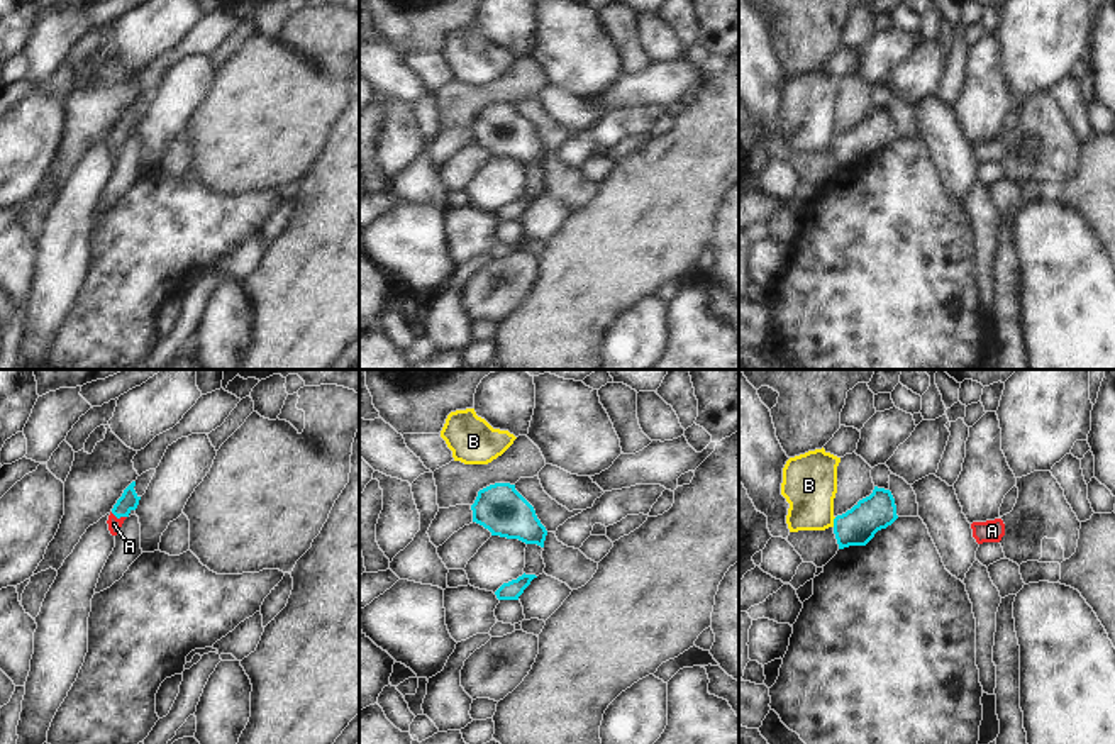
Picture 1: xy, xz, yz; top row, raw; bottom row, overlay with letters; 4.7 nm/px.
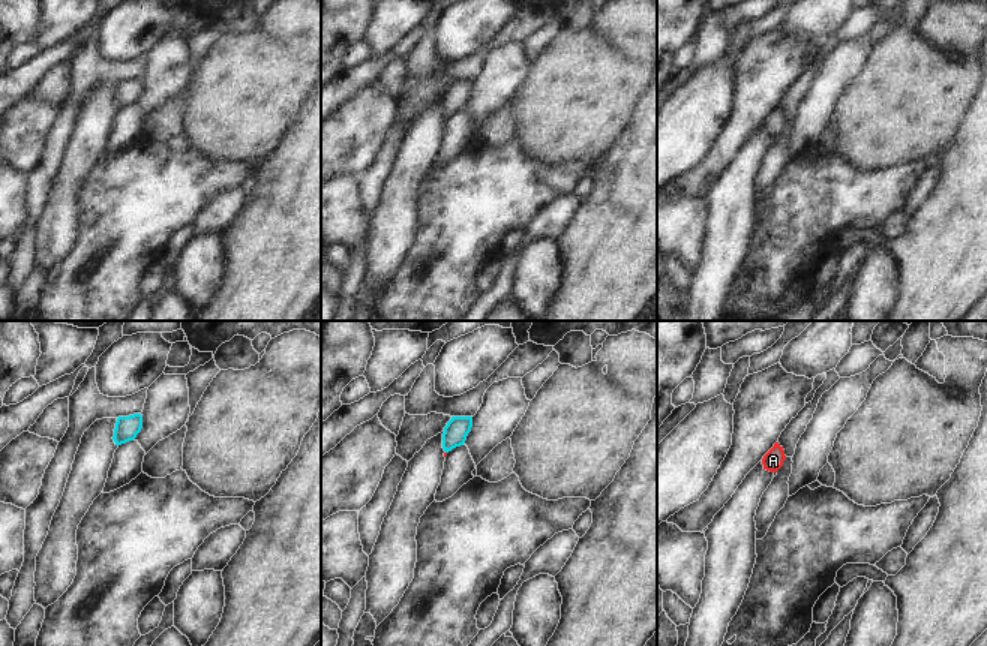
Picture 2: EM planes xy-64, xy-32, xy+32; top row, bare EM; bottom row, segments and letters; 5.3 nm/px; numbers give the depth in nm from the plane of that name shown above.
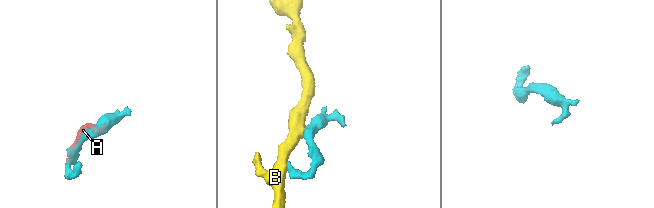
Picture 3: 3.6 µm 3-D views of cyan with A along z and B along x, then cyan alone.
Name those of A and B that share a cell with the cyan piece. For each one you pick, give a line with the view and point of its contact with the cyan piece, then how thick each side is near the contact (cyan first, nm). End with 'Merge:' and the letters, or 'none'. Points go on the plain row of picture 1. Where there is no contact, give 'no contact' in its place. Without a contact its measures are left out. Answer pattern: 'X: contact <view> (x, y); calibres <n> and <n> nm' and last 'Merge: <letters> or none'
A: contact xy (119, 138); calibres 90 and 60 nm
Merge: A

